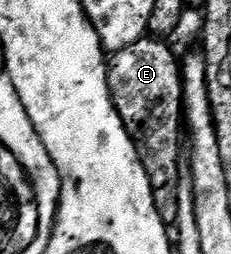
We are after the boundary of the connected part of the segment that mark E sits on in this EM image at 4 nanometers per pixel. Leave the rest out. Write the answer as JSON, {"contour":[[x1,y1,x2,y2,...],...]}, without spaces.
{"contour":[[144,38,138,40,137,42,133,42,133,46,125,46,125,50,121,50,120,52,114,53,110,57,108,66,107,66,107,81,109,82,109,86,111,87,111,101,115,104,115,112,121,118,121,122,125,126,125,130,127,133,131,135,131,140,135,143,135,149,137,150,137,154,141,158,141,166,145,166,145,174,149,178,149,182,151,183,151,188,155,192,155,205,157,206,157,214,161,214,161,222,168,226,173,226,177,222,177,194,179,193,179,185,181,183,181,177,179,177,179,128,181,132,181,125,184,123,185,120,185,109,183,106,183,73,181,71,181,60,180,57,175,57,175,52,173,49,170,48,168,41,163,38]]}

